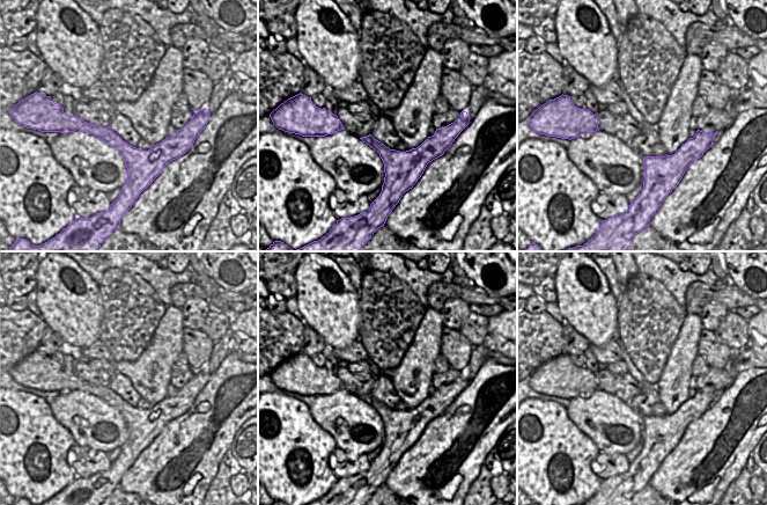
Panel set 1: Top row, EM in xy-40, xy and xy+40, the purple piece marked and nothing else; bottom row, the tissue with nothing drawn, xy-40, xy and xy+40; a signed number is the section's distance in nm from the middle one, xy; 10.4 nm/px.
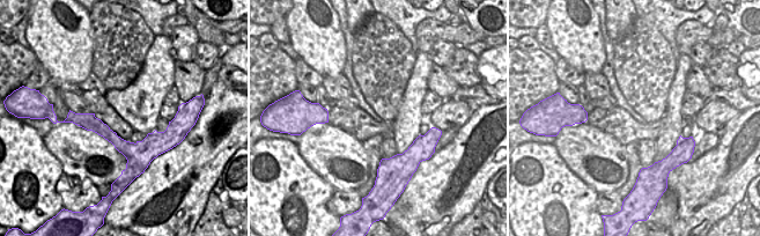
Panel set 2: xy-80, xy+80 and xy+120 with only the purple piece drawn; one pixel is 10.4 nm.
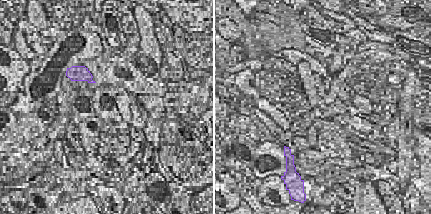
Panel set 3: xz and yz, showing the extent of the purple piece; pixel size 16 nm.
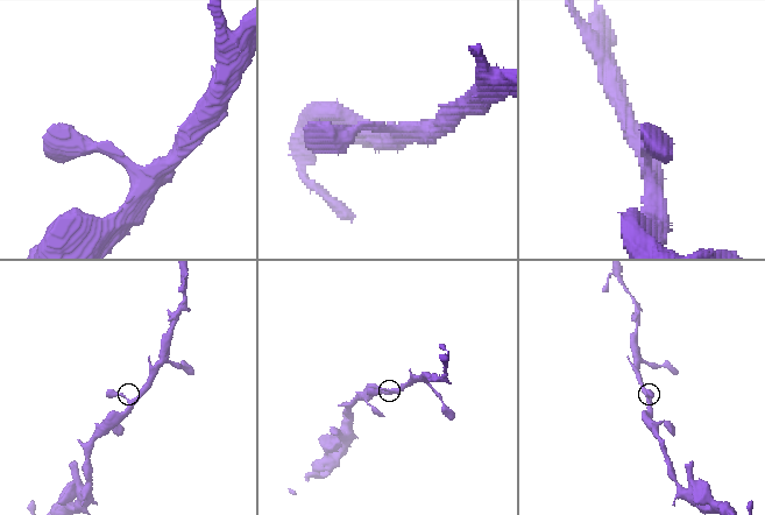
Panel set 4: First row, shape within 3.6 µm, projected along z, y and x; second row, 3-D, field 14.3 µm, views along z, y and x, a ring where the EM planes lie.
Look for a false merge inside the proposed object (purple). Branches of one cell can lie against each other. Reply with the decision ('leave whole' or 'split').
leave whole

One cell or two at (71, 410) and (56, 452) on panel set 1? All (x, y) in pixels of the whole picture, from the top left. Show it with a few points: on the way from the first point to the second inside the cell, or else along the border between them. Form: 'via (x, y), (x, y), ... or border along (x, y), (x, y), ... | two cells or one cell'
border along (49, 404), (52, 415), (69, 432), (75, 443) | two cells

